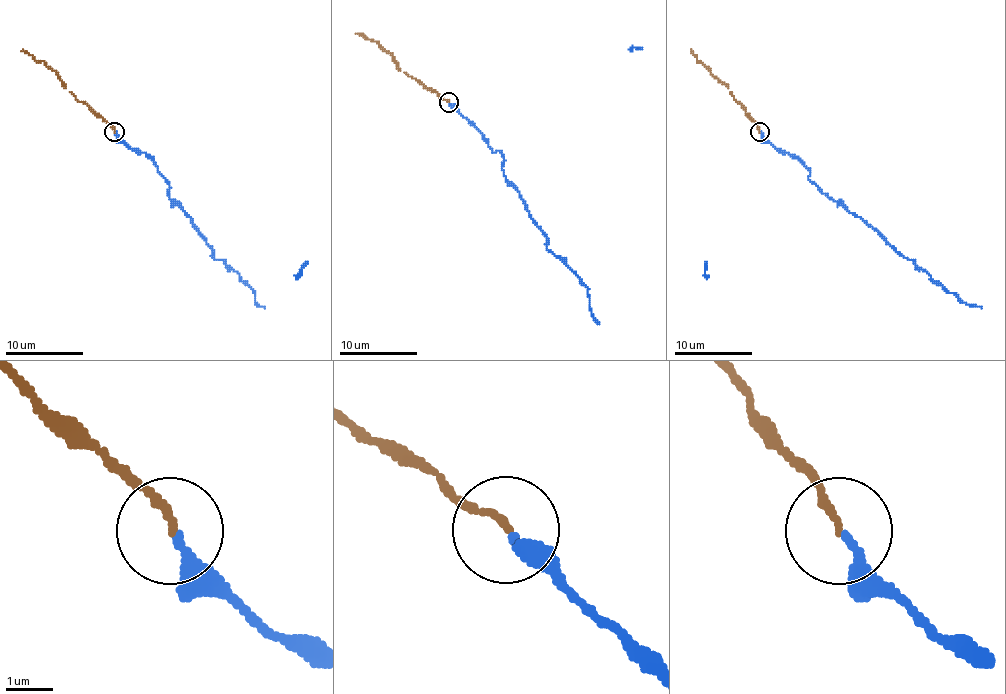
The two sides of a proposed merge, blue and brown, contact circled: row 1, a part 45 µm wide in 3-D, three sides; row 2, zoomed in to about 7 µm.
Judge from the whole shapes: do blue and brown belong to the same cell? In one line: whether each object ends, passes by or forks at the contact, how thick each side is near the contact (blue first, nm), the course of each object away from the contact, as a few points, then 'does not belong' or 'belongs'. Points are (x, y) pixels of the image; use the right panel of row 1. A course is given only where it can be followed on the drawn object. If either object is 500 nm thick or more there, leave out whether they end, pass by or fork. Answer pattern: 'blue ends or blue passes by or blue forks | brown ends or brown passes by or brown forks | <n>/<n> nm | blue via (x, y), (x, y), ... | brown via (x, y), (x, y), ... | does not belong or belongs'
blue ends | brown ends | 190/140 nm | blue via (761, 131), (777, 148), (794, 156), (810, 172), (808, 178), (862, 218), (946, 291), (981, 308) | brown via (759, 131), (728, 88), (691, 51) | belongs

